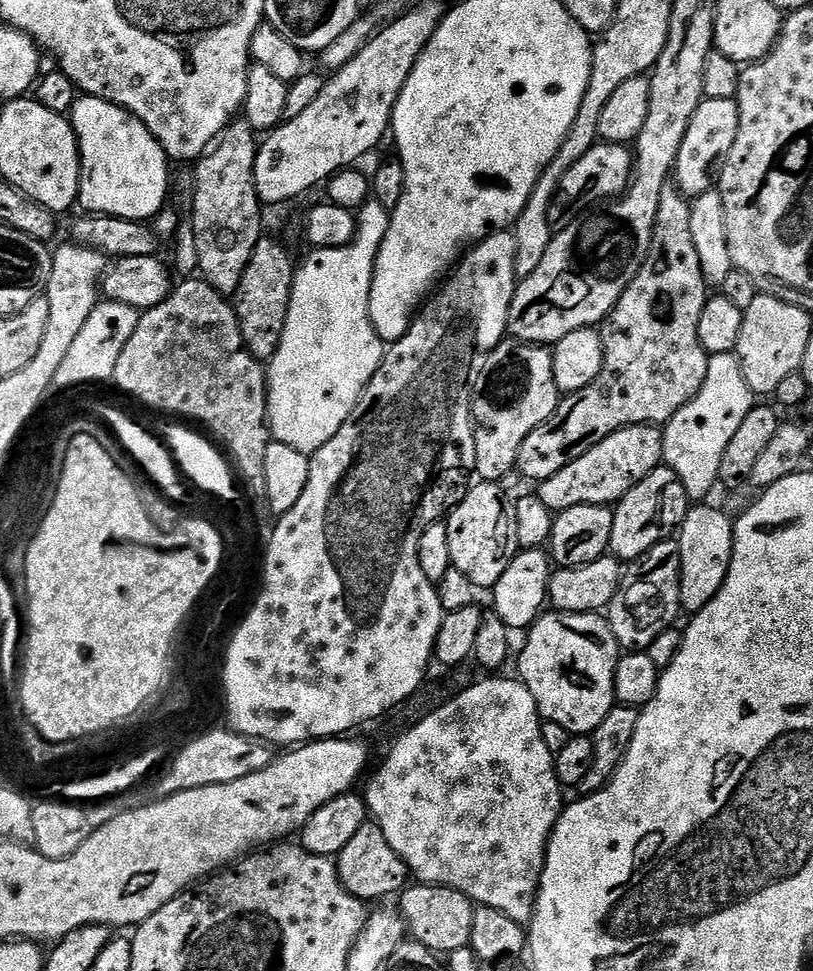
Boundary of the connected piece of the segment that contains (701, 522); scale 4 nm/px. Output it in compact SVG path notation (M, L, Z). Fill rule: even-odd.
M708 506L689 507L684 523L678 529L680 541L680 607L685 613L701 612L722 590L726 582L726 574L730 570L732 557L733 517L728 517L720 508L704 508Z

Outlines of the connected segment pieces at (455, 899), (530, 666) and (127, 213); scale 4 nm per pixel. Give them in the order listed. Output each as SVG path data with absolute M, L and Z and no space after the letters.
M416 882L399 893L399 900L398 912L403 917L407 935L415 943L426 946L437 954L460 954L471 945L470 930L474 930L474 905L466 894L441 884Z
M545 611L531 628L527 629L524 649L520 652L518 678L534 694L541 717L558 722L574 736L587 736L602 726L602 718L610 714L618 701L614 690L614 674L622 655L622 649L614 638L612 627L598 612L557 612Z
M81 95L70 113L80 148L79 207L88 214L151 221L165 211L170 161L148 127L127 108Z

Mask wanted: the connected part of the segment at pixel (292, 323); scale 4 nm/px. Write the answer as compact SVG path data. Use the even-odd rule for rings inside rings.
M365 206L359 209L356 237L349 244L341 248L309 251L309 256L301 264L299 261L292 283L290 310L286 314L286 330L282 330L282 342L266 368L268 422L270 436L275 443L294 446L294 450L309 454L326 446L326 442L330 442L330 438L342 430L342 422L350 418L354 406L358 406L358 398L362 398L365 386L384 361L386 344L374 330L368 303L376 255L386 238L389 219L389 209Z

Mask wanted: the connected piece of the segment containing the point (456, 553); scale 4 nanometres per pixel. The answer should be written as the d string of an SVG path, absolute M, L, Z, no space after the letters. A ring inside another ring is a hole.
M476 482L468 489L462 502L447 513L452 567L462 570L477 590L491 590L498 578L506 574L506 566L521 551L518 542L516 505L496 482Z

